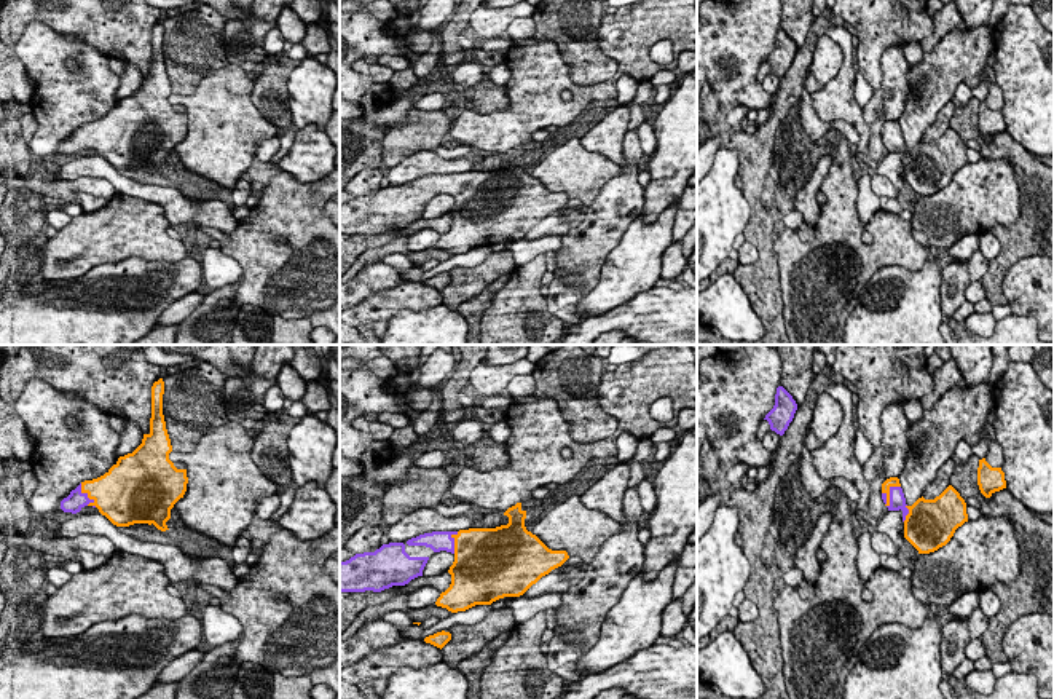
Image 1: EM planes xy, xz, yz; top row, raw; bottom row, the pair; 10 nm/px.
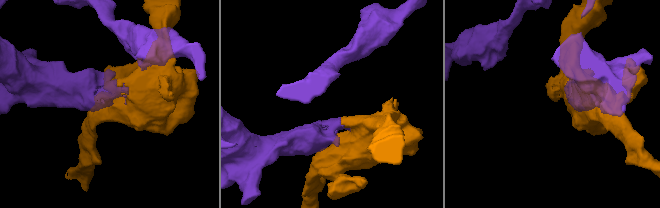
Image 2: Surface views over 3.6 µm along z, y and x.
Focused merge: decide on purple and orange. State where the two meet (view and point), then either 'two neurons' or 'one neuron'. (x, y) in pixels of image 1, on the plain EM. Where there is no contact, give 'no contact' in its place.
meets purple in yz at (890, 136); two neurons

